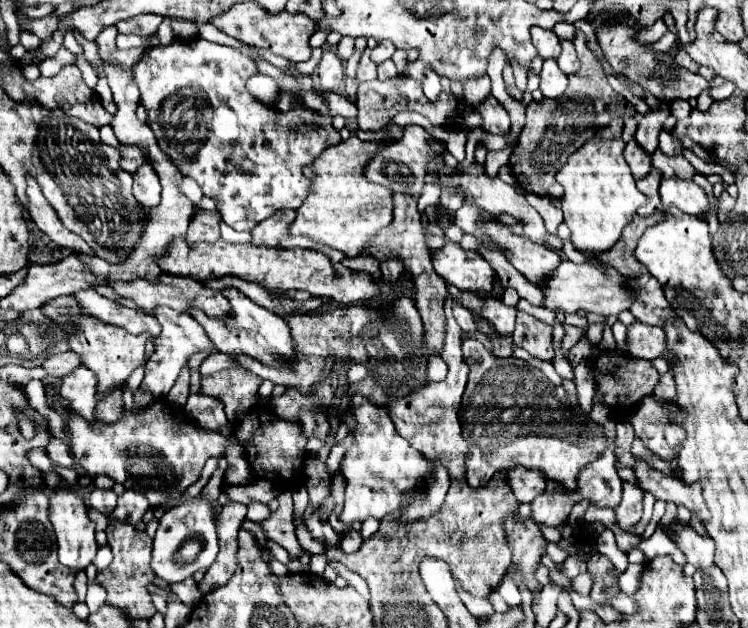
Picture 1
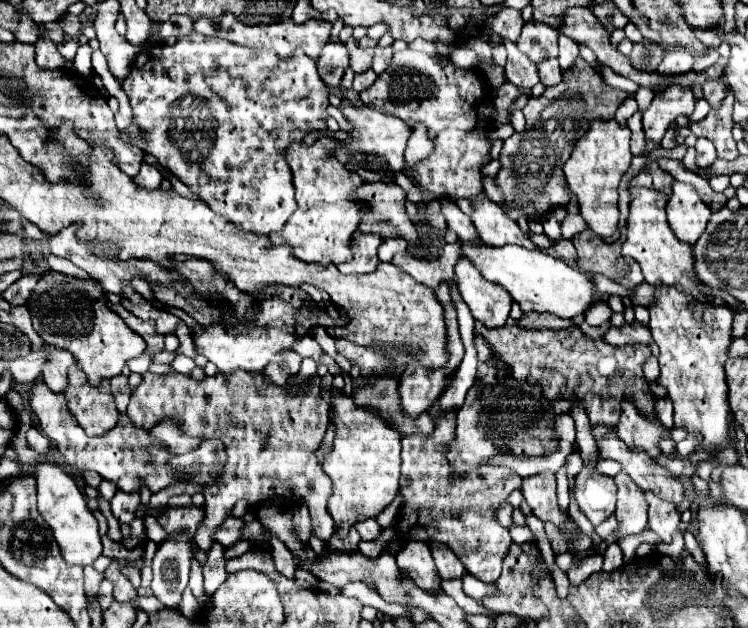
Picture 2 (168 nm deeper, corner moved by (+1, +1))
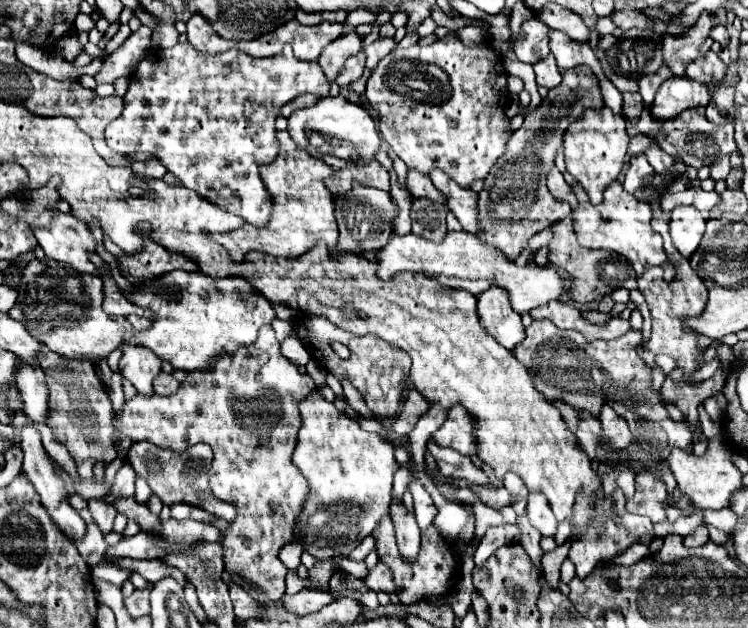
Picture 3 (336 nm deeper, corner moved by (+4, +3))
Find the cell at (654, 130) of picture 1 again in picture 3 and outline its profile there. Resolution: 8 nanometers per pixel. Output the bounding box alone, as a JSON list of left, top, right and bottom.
[651,76,711,120]

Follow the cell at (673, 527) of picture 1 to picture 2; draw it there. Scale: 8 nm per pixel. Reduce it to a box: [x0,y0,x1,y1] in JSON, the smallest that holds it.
[646,492,682,542]

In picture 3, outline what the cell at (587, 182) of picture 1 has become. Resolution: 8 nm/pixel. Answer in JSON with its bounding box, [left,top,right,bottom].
[563,106,629,192]

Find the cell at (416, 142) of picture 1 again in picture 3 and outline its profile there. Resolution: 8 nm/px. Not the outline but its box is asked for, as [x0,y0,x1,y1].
[287,96,381,152]

